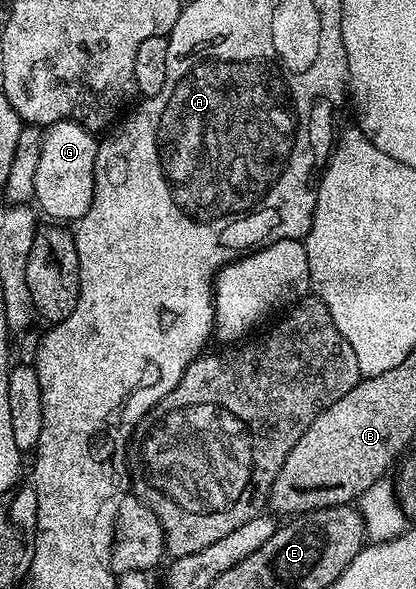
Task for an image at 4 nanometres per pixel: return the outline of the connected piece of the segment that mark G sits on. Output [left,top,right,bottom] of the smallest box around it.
[34,120,98,222]

